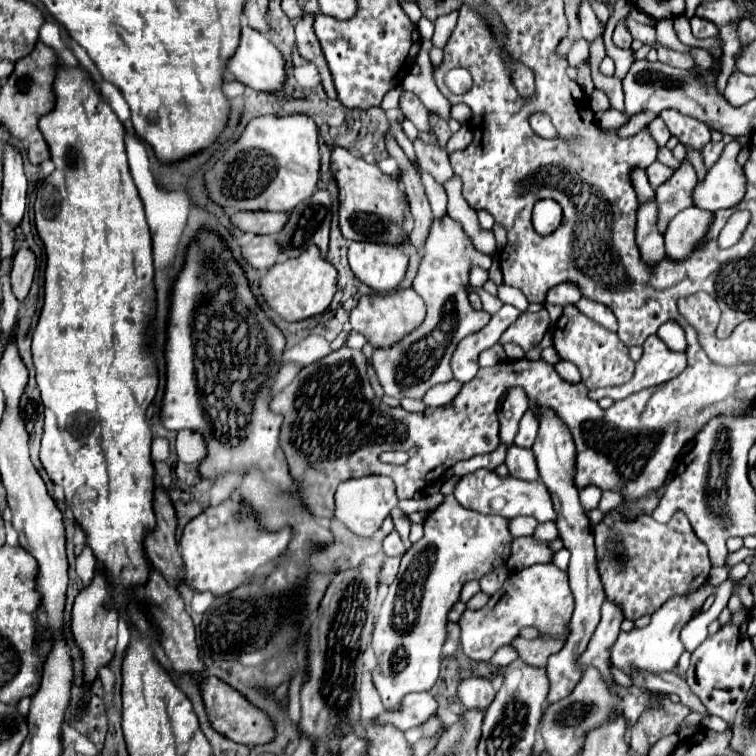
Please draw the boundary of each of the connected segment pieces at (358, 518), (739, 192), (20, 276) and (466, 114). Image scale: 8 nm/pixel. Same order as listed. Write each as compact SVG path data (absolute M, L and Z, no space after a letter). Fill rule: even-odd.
M364 476L352 478L338 486L336 490L336 518L344 522L358 536L372 536L382 522L388 518L390 510L398 504L394 482L386 476Z
M732 141L722 150L720 160L708 168L704 180L694 188L694 206L702 210L720 210L736 206L746 190L746 176L736 162L741 146Z
M20 246L14 254L14 262L12 262L12 270L10 270L12 294L16 296L18 302L22 302L28 296L28 290L30 290L30 284L34 278L34 270L36 270L34 254L26 246Z
M456 104L450 108L450 118L458 120L460 124L466 124L470 120L470 108L466 104Z

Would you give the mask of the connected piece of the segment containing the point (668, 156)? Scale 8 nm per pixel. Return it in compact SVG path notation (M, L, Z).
M666 146L658 149L657 160L673 169L677 169L681 164L681 162L673 156L672 151L666 148Z

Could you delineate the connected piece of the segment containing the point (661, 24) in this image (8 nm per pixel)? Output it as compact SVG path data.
M673 18L660 20L656 23L655 29L657 42L679 52L689 52L691 47L680 42L674 31L673 23Z

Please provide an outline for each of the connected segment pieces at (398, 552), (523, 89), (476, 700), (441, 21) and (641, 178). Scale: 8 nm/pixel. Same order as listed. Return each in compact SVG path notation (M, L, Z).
M390 532L386 538L384 538L384 552L388 556L402 556L406 552L400 536L396 532Z
M514 64L512 70L514 70L512 72L512 78L514 78L514 84L516 84L518 94L524 96L524 98L532 96L534 94L534 74L528 68L520 66L520 64Z
M472 676L472 678L466 678L460 688L458 688L458 696L462 700L462 704L468 708L468 710L474 710L474 708L480 708L480 710L486 710L492 700L494 700L494 686L492 686L492 680L488 678L480 678L480 676Z
M456 12L437 18L434 22L434 36L432 36L432 44L434 44L434 46L438 46L438 48L444 48L444 46L446 46L446 40L450 38L456 25L456 18L458 18Z
M634 168L630 178L632 178L632 186L634 186L634 190L636 190L636 194L638 194L638 200L640 200L640 202L646 202L646 200L654 198L654 190L652 190L652 186L650 186L650 182L648 182L648 178L646 178L646 172L644 172L644 170Z

